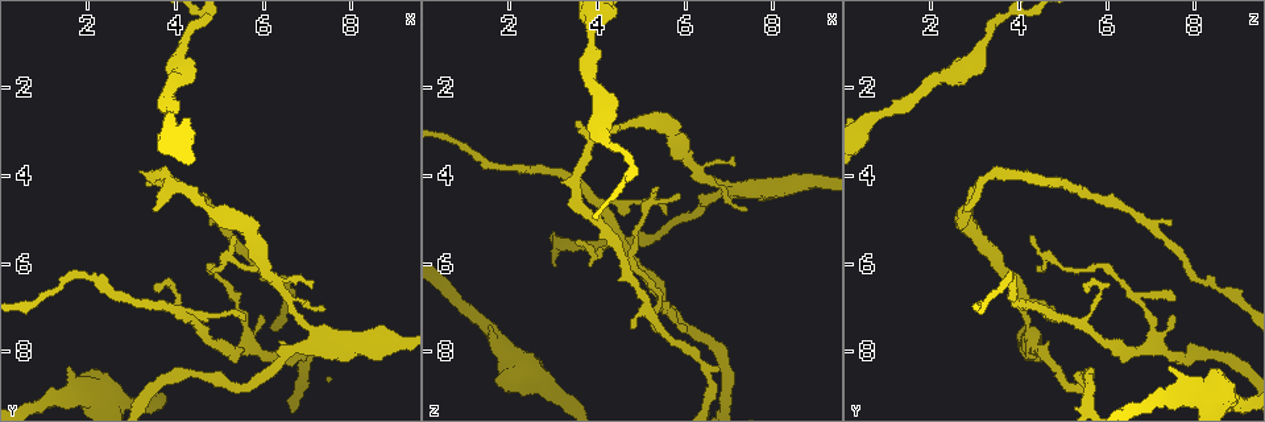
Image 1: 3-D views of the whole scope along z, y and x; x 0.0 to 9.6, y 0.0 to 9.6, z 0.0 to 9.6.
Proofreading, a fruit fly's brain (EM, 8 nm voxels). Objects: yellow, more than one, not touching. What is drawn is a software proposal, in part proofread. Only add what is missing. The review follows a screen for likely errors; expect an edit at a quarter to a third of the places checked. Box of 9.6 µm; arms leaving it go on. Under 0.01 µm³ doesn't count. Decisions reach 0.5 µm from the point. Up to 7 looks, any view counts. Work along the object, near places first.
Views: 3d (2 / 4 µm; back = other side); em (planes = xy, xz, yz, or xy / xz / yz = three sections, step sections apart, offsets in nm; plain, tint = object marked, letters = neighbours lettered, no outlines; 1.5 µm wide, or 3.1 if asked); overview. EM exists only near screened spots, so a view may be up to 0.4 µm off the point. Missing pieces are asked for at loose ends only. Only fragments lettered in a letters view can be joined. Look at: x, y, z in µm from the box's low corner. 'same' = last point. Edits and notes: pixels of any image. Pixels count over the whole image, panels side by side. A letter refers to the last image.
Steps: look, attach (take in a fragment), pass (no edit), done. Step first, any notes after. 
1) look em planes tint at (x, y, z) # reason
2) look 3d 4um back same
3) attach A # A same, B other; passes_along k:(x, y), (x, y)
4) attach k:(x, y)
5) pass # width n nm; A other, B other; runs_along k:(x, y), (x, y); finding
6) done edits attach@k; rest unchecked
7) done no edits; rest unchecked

look em yz step 4 letters at (5.90, 7.20, 7.55) # an open end

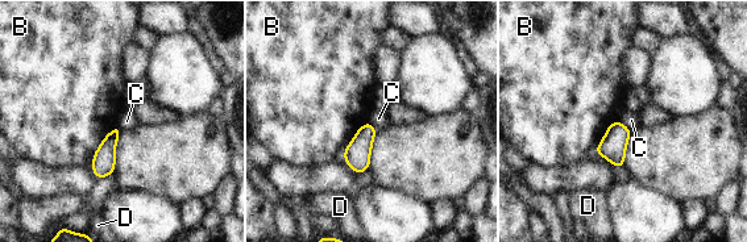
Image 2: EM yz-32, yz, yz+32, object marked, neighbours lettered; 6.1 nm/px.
look em planes letters same # another direction

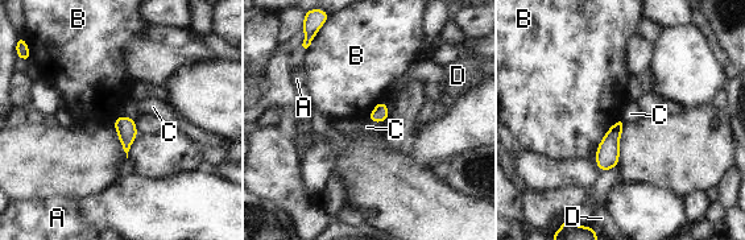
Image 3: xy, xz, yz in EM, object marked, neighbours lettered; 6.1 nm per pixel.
pass # width 100 nm; A other, B other, C other, D other; no lettered fragment goes on from it

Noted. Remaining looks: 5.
look em planes letters at (4.80, 5.15, 7.45)

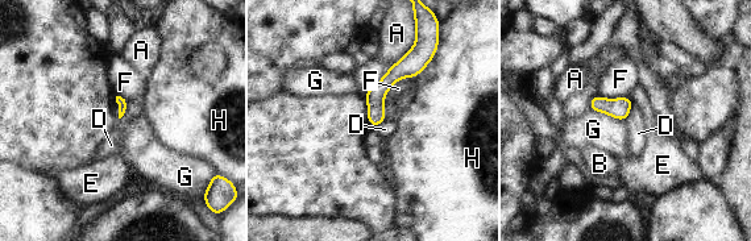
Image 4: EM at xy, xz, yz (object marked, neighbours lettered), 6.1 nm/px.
pass # A other, B other, D other, E other, F other, G other, H other; runs_along 4:(418, 59), (376, 95), (374, 121); none of them fits

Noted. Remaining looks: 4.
look 3d 2um at (7.35, 7.05, 4.70)

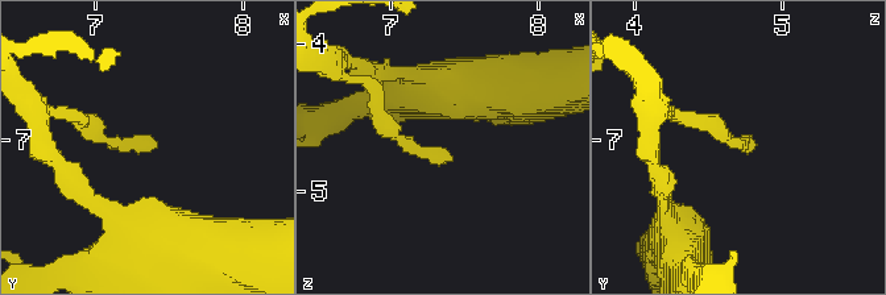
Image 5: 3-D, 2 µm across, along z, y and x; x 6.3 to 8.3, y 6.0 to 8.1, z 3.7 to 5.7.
look em planes letters at (7.42, 7.04, 4.78) # now the EM

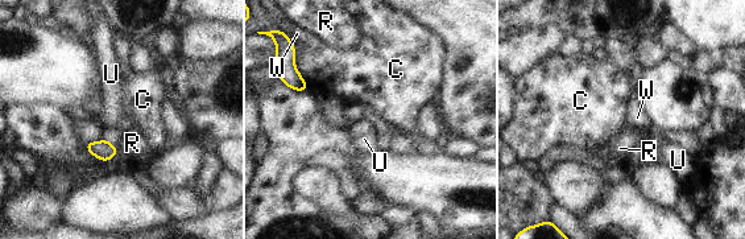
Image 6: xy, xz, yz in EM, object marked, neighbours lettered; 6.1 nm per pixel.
pass # width 120 nm; C other, R other, U other, W other; border 6:(108, 140), (119, 152); no lettered fragment goes on from it

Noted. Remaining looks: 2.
done no edits; rest unchecked

